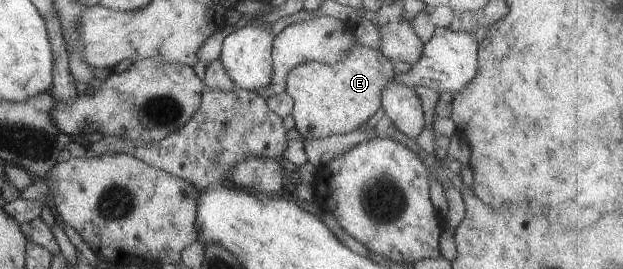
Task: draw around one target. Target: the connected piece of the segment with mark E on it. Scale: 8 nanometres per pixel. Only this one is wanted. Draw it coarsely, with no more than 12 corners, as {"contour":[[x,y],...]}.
{"contour":[[357,43],[293,67],[306,140],[352,132],[382,106],[394,63]]}

